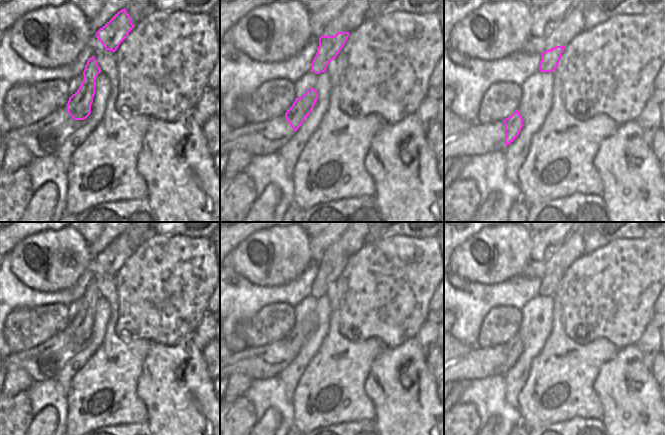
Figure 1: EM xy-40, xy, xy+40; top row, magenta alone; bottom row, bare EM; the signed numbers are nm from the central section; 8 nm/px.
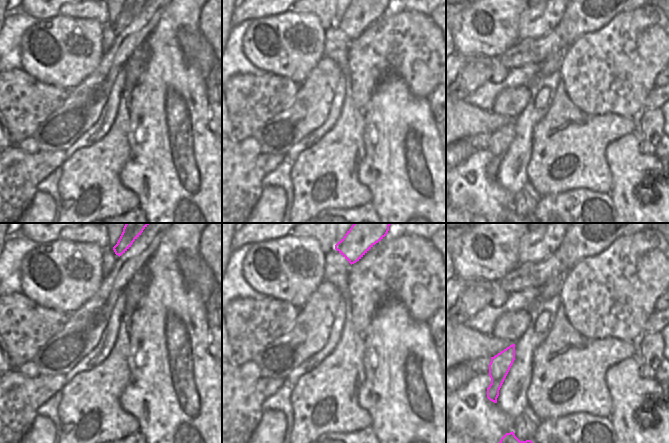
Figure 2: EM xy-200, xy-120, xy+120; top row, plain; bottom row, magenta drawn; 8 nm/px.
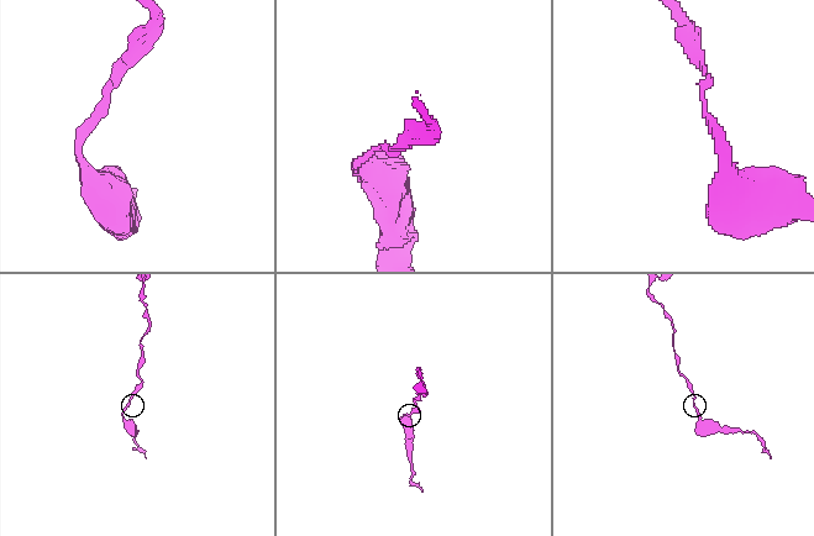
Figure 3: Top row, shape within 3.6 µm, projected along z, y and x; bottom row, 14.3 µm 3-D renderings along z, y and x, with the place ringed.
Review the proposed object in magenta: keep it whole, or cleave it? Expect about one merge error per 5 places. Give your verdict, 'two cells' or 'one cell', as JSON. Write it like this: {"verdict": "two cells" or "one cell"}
{"verdict": "one cell"}

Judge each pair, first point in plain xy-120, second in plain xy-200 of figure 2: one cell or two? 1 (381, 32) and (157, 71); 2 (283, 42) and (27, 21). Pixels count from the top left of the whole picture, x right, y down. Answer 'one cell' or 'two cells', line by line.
1: two cells
2: two cells

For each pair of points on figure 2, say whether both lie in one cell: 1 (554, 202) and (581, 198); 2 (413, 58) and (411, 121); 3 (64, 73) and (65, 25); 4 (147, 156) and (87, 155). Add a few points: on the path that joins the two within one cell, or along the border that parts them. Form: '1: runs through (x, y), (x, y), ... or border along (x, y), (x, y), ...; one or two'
1: runs through (561, 202), (574, 202); one
2: border along (397, 75), (416, 96), (425, 96), (427, 98); two
3: runs through (64, 61), (63, 41), (65, 37); one
4: border along (128, 132), (130, 155), (119, 178); two

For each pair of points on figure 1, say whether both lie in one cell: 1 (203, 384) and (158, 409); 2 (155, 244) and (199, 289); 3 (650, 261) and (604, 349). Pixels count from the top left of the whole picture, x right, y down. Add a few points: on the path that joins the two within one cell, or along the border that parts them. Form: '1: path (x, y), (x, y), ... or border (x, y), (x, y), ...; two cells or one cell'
1: path (192, 386), (169, 407); one cell
2: path (165, 255), (188, 278); one cell
3: border (585, 343), (598, 338), (606, 338), (618, 349); two cells

